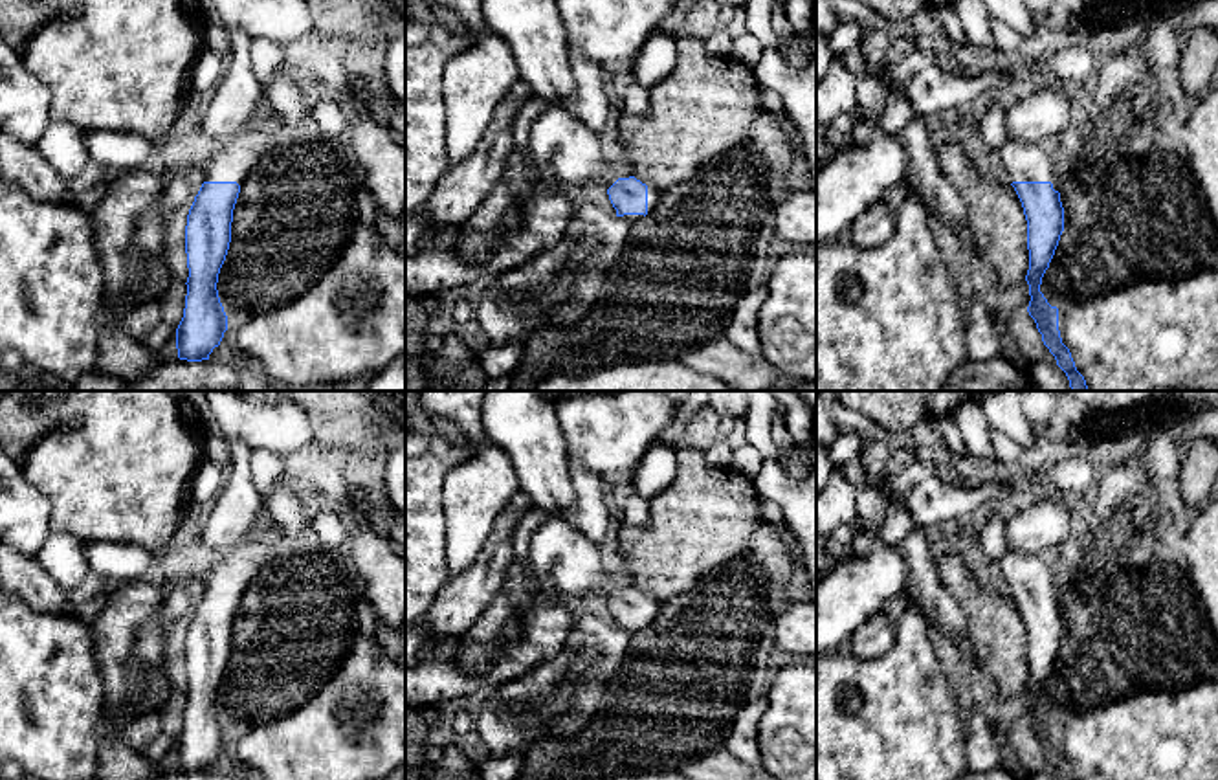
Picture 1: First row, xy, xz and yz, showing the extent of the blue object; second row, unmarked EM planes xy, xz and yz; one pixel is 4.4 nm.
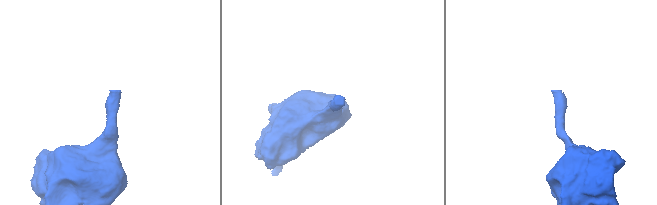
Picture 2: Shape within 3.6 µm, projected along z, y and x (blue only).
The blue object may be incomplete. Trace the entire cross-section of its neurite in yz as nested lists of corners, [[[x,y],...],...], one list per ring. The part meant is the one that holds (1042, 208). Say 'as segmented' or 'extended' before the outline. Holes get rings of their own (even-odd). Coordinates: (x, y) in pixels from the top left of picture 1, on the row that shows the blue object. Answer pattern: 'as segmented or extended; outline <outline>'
extended; outline [[[1005,139],[998,152],[1003,178],[1014,187],[1027,220],[1029,284],[1027,312],[1035,319],[1044,345],[1066,373],[1071,391],[1090,391],[1084,376],[1077,371],[1069,349],[1058,330],[1058,308],[1051,306],[1040,292],[1042,277],[1064,231],[1064,207],[1058,182],[1049,156],[1038,143]]]

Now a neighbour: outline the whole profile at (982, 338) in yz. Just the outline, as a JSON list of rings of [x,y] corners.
[[[983,306],[972,308],[967,323],[967,356],[970,362],[985,362],[1000,354],[1000,336],[994,327],[994,312]]]

